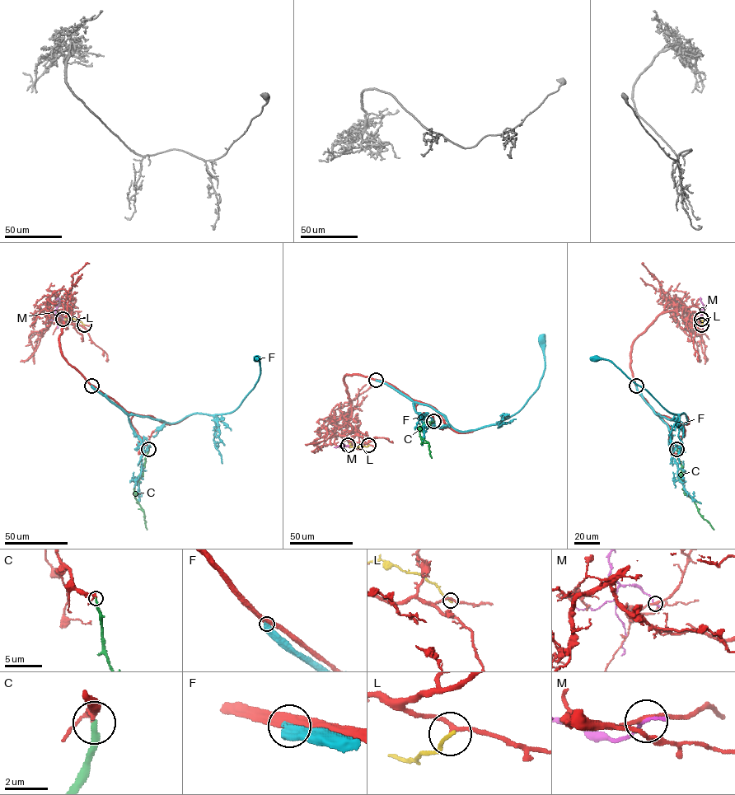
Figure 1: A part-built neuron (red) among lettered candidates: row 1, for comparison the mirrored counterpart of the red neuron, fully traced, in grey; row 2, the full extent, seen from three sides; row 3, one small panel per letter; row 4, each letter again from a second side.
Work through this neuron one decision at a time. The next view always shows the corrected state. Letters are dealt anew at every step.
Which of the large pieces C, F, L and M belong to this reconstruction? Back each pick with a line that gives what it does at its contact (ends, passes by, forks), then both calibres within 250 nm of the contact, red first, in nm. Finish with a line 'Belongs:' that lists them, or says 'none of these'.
C: it ends | 190/240 nm
Belongs: C

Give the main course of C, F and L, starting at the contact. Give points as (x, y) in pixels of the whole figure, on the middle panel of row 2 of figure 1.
C: (433, 421), (418, 428), (420, 437), (428, 442), (432, 458)
F: (376, 380), (433, 408), (456, 429), (498, 424), (518, 412), (537, 388), (545, 368), (540, 334)
L: (368, 445), (357, 447), (350, 446), (350, 443)

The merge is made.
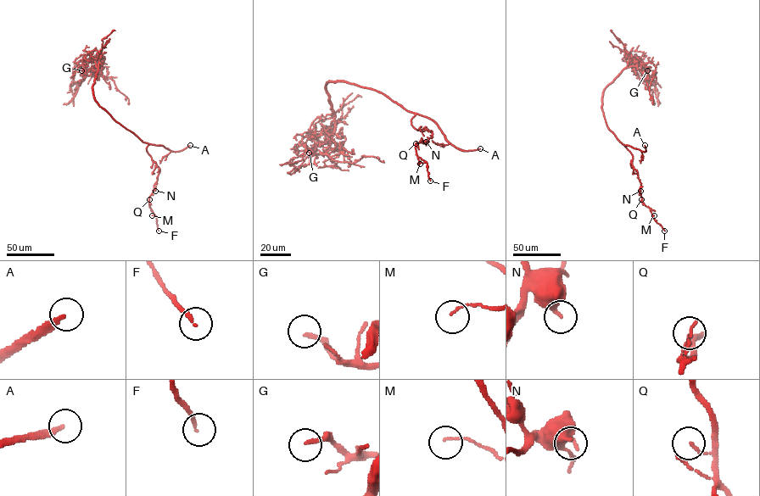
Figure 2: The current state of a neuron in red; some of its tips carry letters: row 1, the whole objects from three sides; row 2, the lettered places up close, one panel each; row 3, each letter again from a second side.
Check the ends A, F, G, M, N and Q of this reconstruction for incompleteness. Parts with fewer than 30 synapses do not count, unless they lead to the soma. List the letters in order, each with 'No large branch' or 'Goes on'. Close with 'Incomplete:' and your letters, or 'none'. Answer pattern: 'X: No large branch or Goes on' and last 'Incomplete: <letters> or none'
A: Goes on
F: No large branch
G: Goes on
M: No large branch
N: No large branch
Q: No large branch
Incomplete: A, G

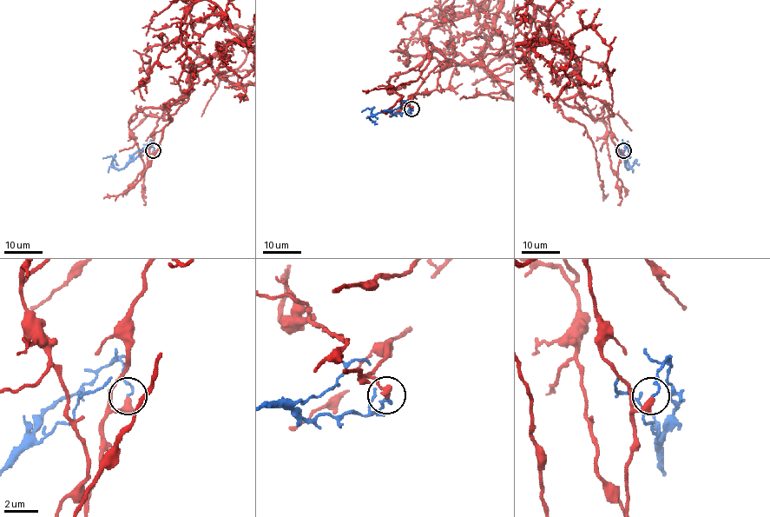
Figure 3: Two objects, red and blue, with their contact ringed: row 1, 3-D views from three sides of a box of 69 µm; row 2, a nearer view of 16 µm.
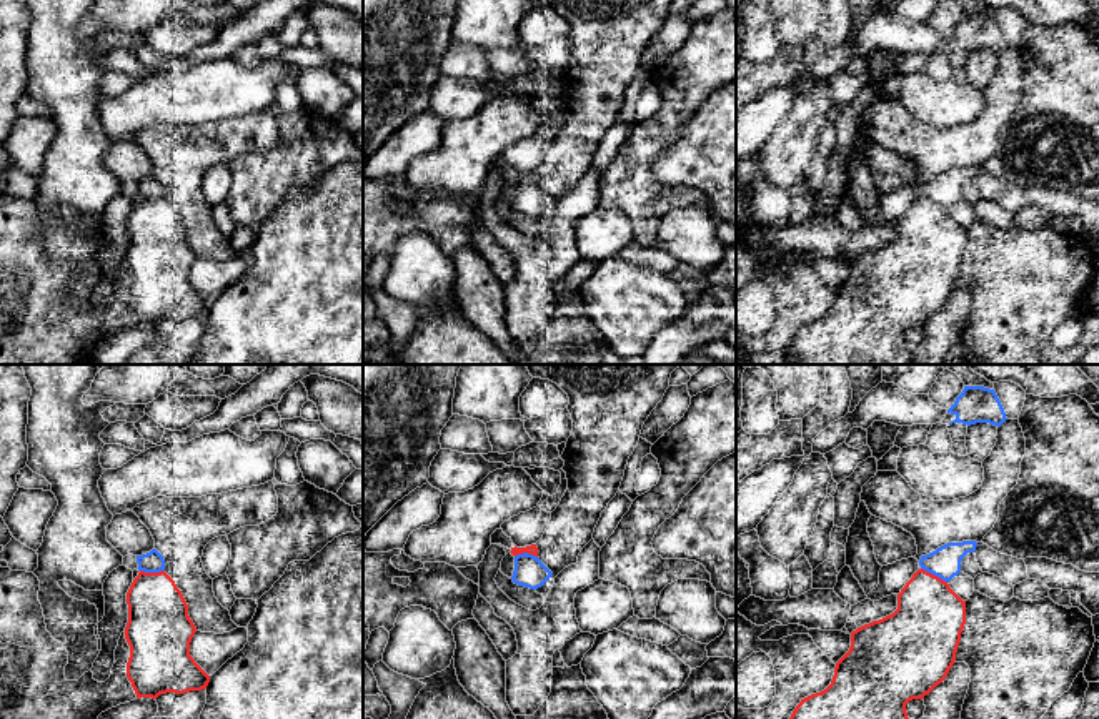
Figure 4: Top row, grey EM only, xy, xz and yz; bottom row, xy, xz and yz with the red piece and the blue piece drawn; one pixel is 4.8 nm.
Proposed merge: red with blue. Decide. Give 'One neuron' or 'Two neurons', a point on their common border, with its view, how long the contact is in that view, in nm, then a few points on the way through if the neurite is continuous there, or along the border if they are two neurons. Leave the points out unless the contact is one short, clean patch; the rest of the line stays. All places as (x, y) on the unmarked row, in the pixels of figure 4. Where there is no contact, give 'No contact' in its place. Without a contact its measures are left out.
Two neurons. Touches red at yz (933, 202). Shared border 150 nm

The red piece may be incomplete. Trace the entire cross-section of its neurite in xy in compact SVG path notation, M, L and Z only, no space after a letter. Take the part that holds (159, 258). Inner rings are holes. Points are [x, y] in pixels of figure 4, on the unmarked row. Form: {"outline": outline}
{"outline": "M140 198L127 220L127 231L127 305L137 325L206 316L210 303L190 283L196 255L175 208L165 198Z"}

